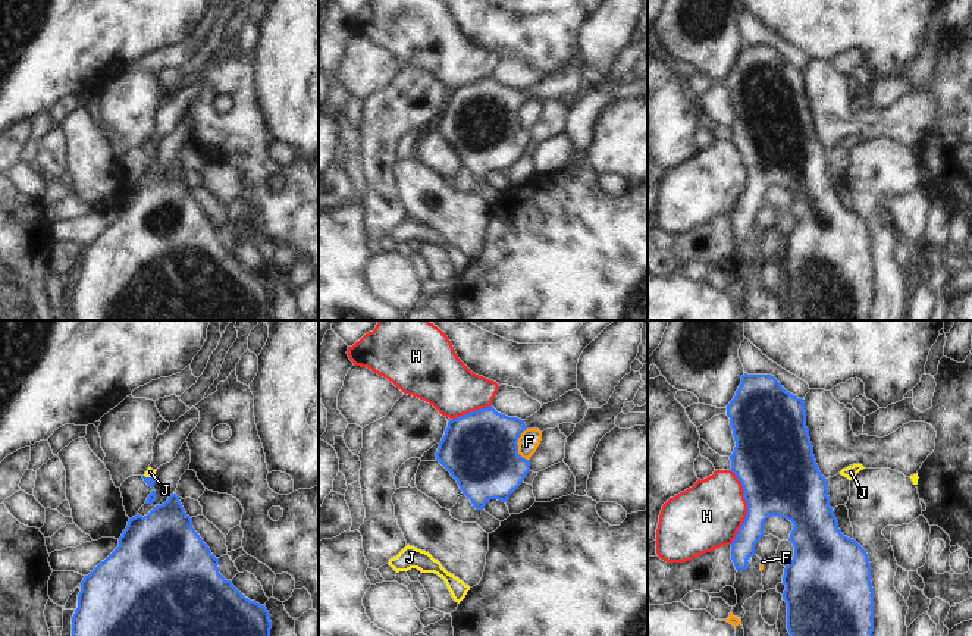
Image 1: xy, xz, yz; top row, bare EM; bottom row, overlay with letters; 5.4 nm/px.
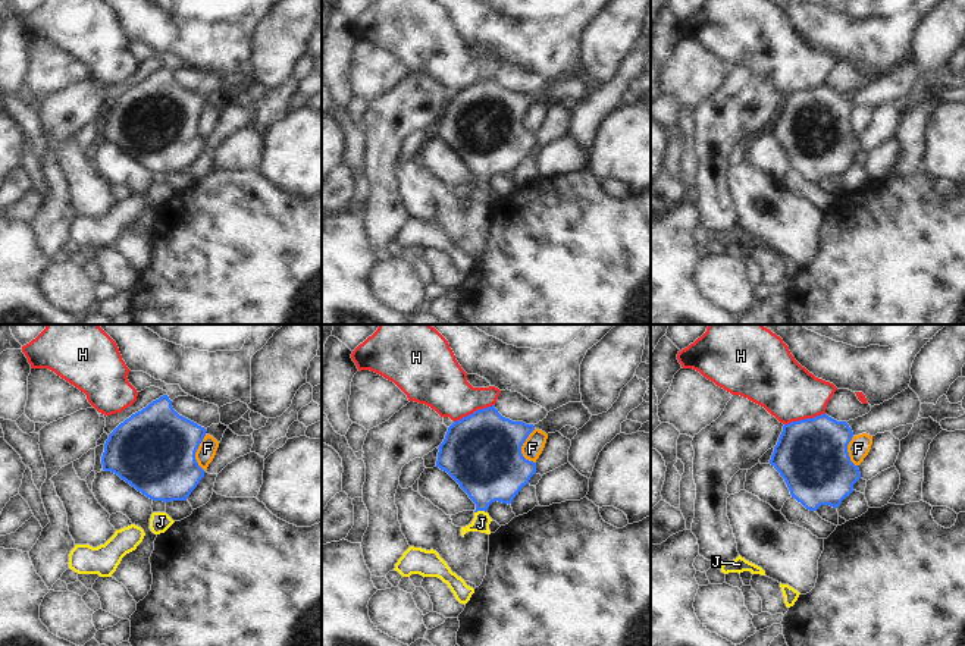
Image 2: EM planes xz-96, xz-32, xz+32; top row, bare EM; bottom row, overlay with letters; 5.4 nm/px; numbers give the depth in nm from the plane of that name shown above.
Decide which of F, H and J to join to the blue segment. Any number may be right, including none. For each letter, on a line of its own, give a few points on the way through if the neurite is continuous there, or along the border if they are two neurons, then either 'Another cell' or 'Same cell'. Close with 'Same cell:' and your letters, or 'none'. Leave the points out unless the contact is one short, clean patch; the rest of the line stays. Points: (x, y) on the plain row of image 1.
F: Another cell
H: Another cell
J: Path across: xy (150, 152), (149, 149), (150, 143). Same cell
Same cell: J.

